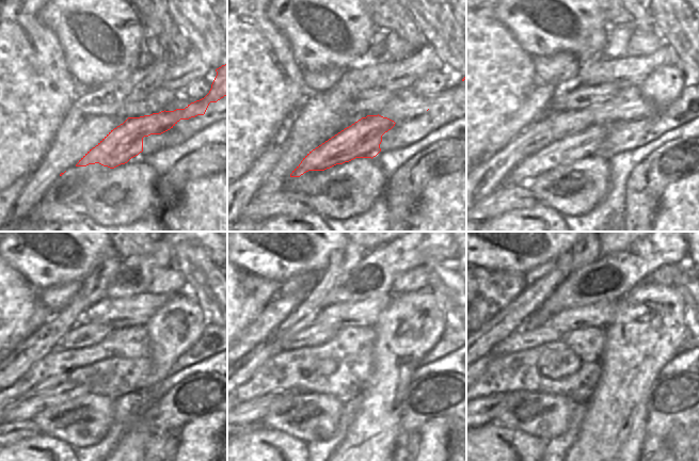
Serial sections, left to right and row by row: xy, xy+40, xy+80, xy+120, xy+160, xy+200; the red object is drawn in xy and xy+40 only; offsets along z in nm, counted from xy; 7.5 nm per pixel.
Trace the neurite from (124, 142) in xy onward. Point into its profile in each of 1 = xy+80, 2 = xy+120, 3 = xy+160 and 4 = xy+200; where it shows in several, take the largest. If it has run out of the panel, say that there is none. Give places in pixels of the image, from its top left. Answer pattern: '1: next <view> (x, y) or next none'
1: next xy+80 (569, 149)
2: next xy+120 (22, 409)
3: next xy+160 (255, 410)
4: next xy+200 (488, 408)

